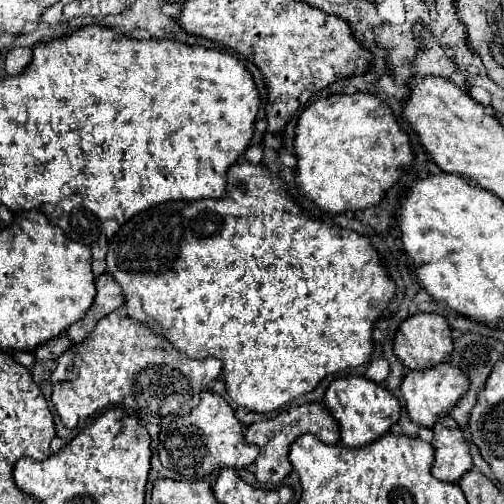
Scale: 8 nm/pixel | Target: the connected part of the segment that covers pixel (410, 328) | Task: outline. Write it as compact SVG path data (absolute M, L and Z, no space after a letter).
M417 313L417 315L411 315L409 319L405 319L395 335L395 341L393 341L393 351L395 355L403 361L403 365L407 369L415 369L415 371L421 371L421 369L429 369L437 363L443 363L451 351L453 351L453 337L451 337L451 327L447 323L447 319L443 315L437 315L437 313Z

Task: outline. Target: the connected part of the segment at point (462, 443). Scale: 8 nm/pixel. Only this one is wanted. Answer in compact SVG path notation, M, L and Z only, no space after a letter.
M437 421L433 433L431 445L435 447L435 463L431 473L441 481L457 483L473 467L469 443L457 425L447 427L445 421Z

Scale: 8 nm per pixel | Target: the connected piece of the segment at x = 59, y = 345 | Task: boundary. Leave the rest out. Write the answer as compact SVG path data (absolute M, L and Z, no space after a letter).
M63 333L63 335L59 335L59 337L51 339L49 343L43 343L41 347L37 347L37 349L33 351L33 355L35 355L37 361L49 361L49 359L57 359L57 357L59 357L61 353L65 353L69 347L71 347L71 339Z

